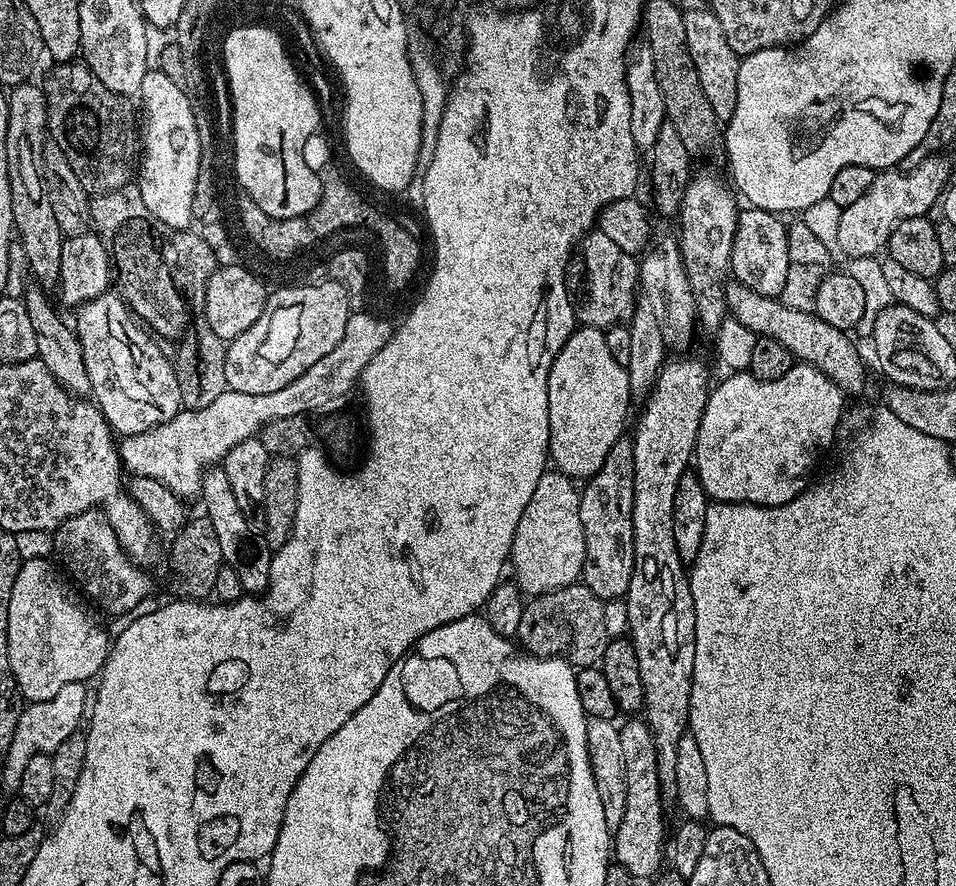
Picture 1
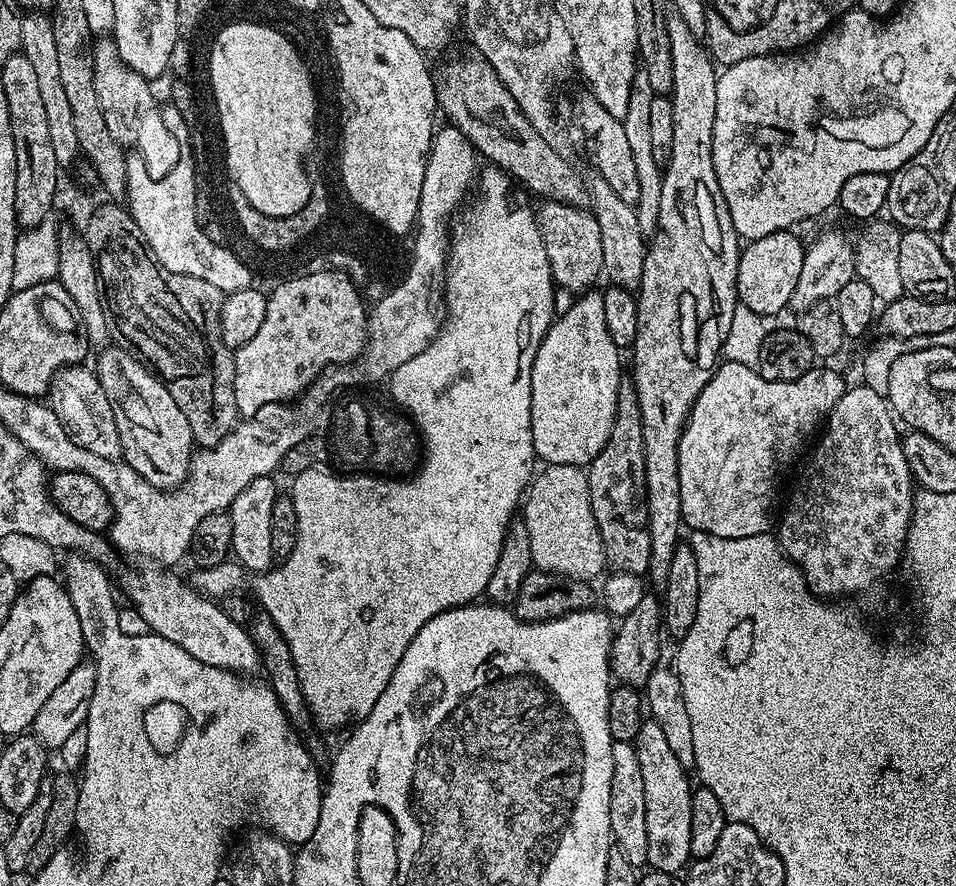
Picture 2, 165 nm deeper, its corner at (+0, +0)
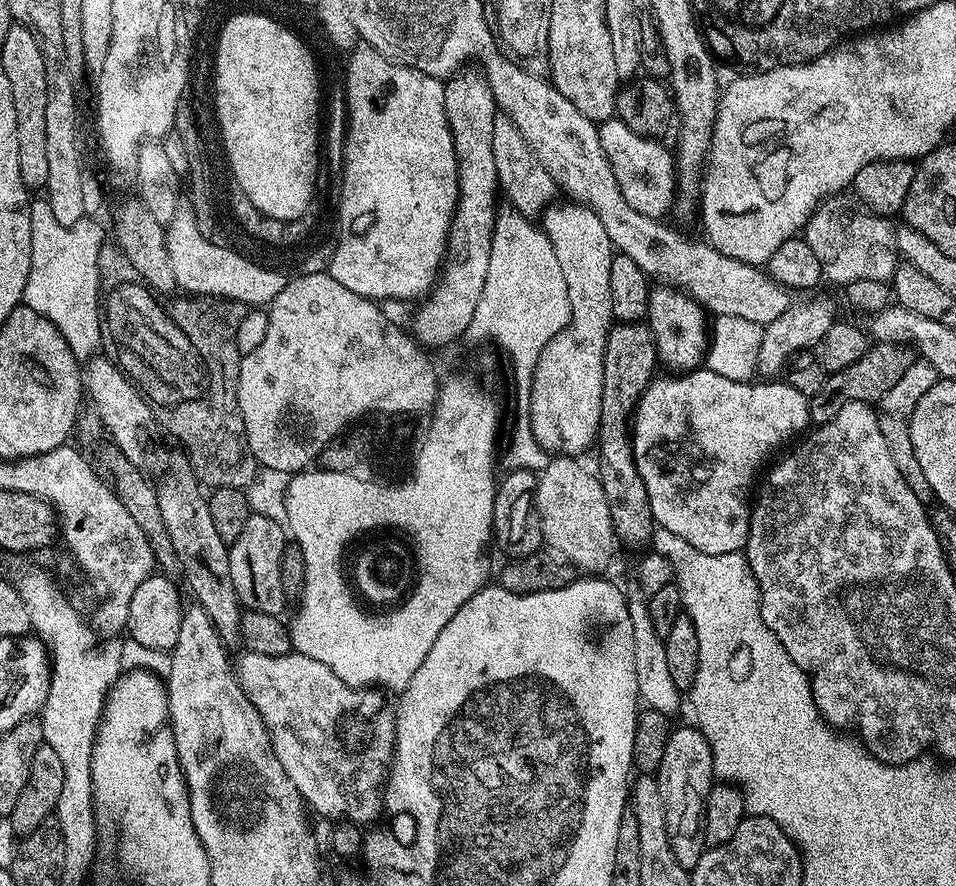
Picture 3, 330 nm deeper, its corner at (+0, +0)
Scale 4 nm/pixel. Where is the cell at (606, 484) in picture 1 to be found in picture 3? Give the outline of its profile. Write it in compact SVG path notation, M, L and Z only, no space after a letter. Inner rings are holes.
M616 322L608 331L604 355L604 389L600 411L600 468L598 475L606 502L610 506L612 528L621 541L633 540L644 544L653 539L654 521L650 510L650 498L646 494L646 482L638 474L636 459L632 453L630 425L636 415L636 404L657 375L658 357L652 330L644 322Z

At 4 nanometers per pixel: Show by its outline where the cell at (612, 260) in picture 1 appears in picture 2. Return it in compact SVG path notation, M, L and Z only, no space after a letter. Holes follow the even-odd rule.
M549 200L538 208L540 233L546 246L546 258L552 267L553 281L561 289L571 294L583 294L593 287L596 279L601 279L604 263L602 262L602 236L598 234L598 222L591 211L576 208L572 204L563 204Z

